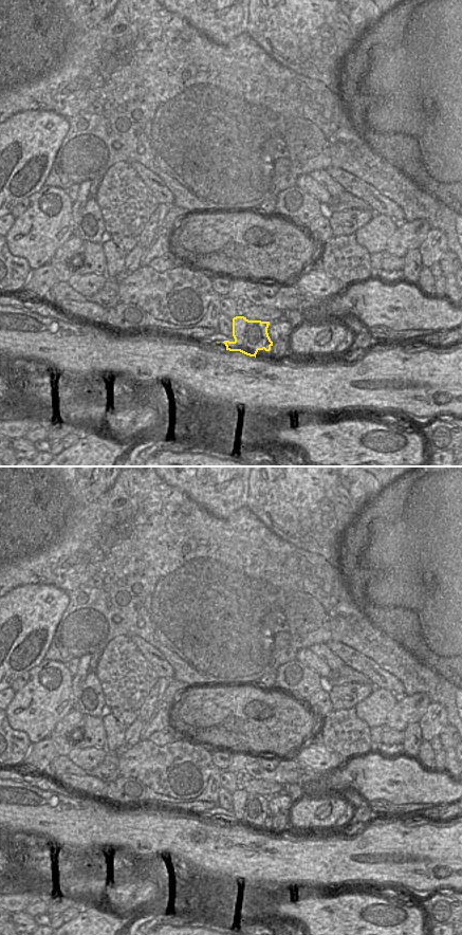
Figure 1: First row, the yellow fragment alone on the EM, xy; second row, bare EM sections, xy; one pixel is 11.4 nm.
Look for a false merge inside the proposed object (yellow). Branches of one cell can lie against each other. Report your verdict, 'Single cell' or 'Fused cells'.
Fused cells

